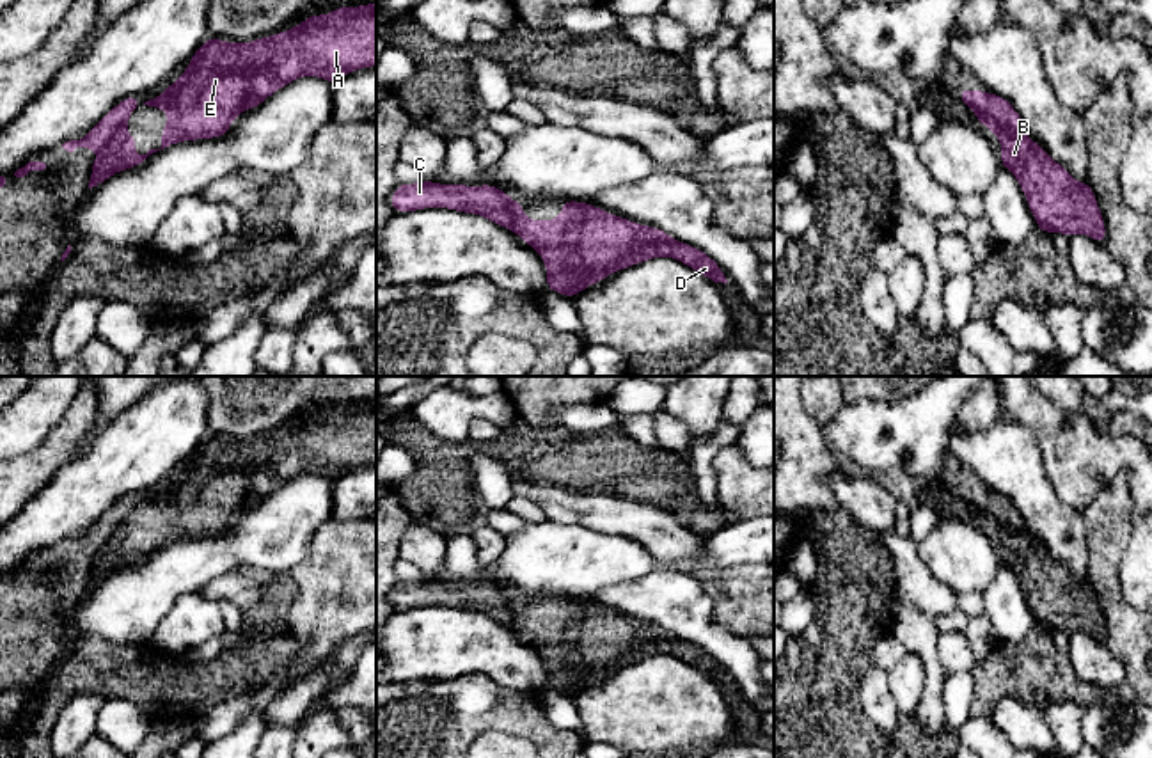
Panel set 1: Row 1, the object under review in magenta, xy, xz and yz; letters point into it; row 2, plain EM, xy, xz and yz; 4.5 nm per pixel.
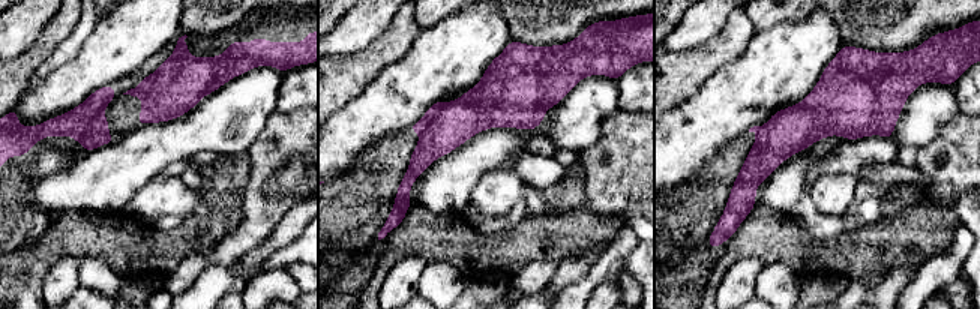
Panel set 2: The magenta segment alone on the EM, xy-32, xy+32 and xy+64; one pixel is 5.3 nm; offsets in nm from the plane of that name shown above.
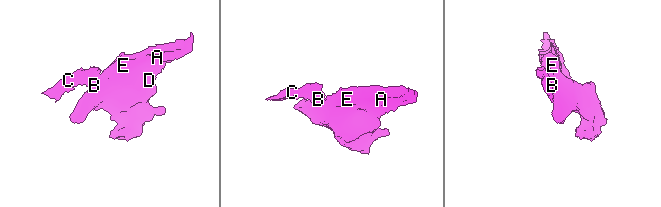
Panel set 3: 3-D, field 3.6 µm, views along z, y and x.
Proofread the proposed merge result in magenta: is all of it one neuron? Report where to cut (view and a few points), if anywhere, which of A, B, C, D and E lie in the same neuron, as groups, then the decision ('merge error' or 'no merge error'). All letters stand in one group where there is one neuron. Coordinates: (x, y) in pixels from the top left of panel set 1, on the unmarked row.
cut in xy along (126, 515), (100, 551); A B D E / C; merge error

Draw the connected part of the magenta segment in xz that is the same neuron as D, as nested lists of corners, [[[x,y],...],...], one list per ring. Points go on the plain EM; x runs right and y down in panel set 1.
[[[564,598],[561,614],[554,618],[529,618],[517,600],[508,627],[541,653],[547,664],[545,687],[568,696],[618,667],[662,653],[678,657],[714,680],[728,680],[721,664],[703,648],[659,625],[634,621],[588,600]]]

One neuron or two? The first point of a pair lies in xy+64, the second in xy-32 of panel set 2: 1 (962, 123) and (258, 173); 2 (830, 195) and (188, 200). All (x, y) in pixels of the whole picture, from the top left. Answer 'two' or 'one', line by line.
1: one
2: one

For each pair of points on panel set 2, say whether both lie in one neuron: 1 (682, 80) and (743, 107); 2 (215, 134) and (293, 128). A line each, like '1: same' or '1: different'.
1: different
2: different

